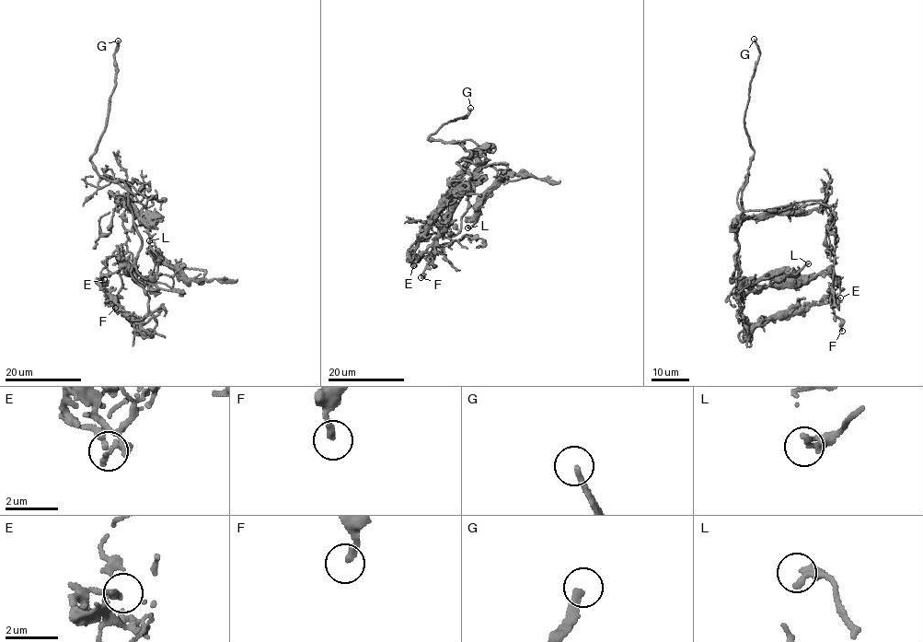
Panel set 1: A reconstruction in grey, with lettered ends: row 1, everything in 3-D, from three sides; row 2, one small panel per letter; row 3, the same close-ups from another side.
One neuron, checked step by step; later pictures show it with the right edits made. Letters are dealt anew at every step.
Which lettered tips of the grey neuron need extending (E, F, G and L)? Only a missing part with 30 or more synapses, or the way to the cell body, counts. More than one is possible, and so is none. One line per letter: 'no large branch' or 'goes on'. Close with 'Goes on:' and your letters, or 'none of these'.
E: no large branch
F: no large branch
G: goes on
L: no large branch
Goes on: G

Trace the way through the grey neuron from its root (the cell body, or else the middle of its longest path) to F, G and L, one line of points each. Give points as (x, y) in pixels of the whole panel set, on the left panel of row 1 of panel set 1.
F: (152, 203), (121, 181), (130, 188), (131, 204), (122, 223), (128, 239), (121, 247), (122, 285), (115, 308)
G: (152, 203), (147, 207), (118, 183), (102, 178), (90, 160), (105, 129), (115, 86), (114, 52), (118, 40)
L: (152, 203), (145, 226), (150, 246), (159, 258), (155, 275), (176, 274), (158, 262), (159, 251), (149, 240)

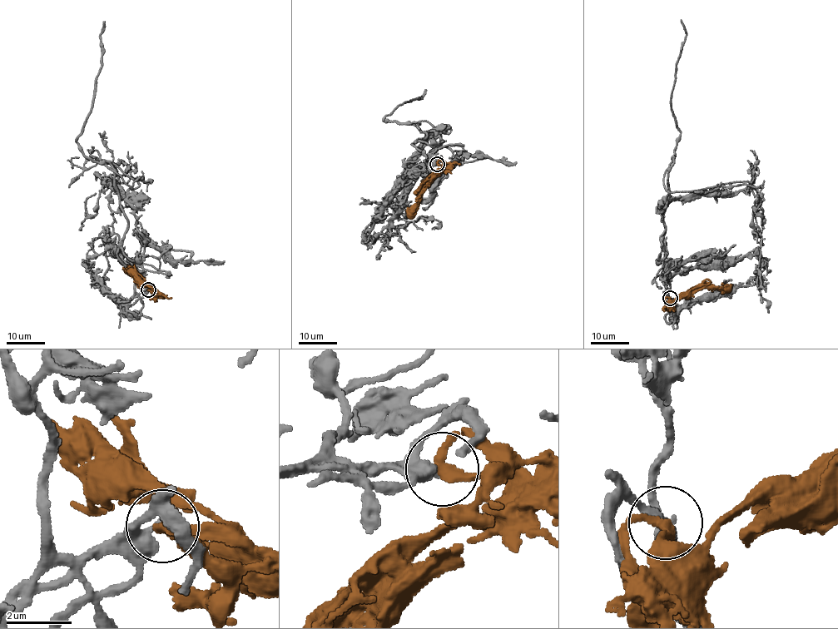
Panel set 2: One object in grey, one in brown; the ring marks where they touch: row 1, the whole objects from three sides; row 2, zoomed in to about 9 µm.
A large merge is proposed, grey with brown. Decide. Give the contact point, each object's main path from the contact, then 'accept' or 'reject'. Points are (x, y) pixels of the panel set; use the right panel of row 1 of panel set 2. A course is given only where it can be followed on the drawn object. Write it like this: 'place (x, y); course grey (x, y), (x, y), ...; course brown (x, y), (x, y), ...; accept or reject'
place (670, 298); course grey (670, 297), (664, 259), (663, 212), (667, 170), (680, 131), (671, 102), (676, 61), (686, 36), (681, 20); course brown (669, 297), (671, 299), (706, 287), (731, 287); accept

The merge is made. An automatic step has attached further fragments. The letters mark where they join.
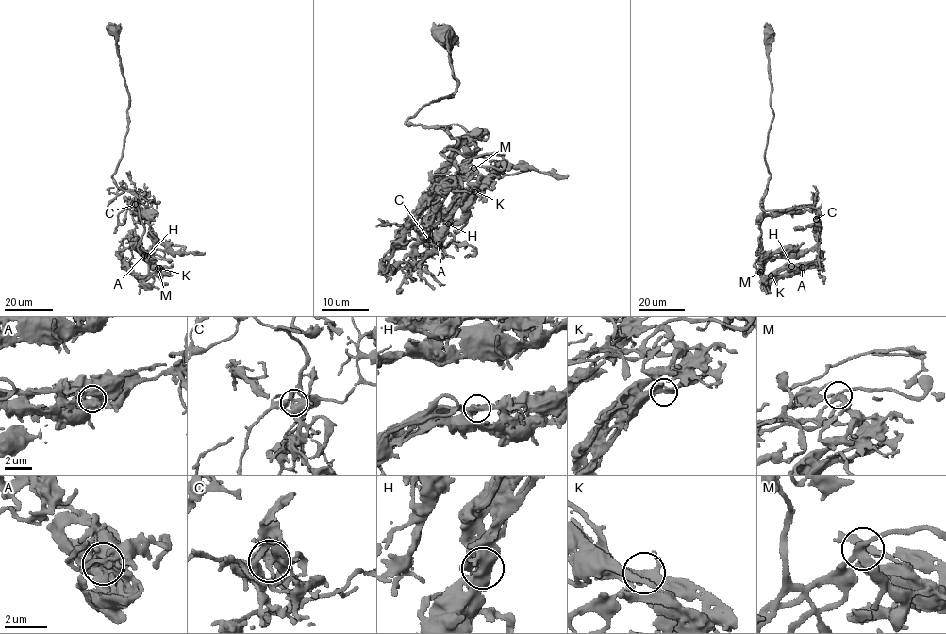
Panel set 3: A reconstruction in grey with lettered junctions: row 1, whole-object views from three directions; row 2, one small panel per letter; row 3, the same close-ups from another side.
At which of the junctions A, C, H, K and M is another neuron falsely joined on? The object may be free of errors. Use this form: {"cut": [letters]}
{"cut": []}

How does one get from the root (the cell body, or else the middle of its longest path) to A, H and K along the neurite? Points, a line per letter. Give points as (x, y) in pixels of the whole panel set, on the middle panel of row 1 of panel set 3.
A: (446, 36), (456, 90), (406, 124), (448, 126), (458, 141), (439, 154), (457, 176), (481, 181), (438, 242)
H: (446, 36), (456, 90), (406, 124), (448, 126), (458, 141), (439, 154), (457, 176), (481, 179), (448, 224)
K: (446, 36), (456, 90), (406, 124), (448, 126), (458, 141), (439, 154), (457, 176), (481, 179), (474, 191)

